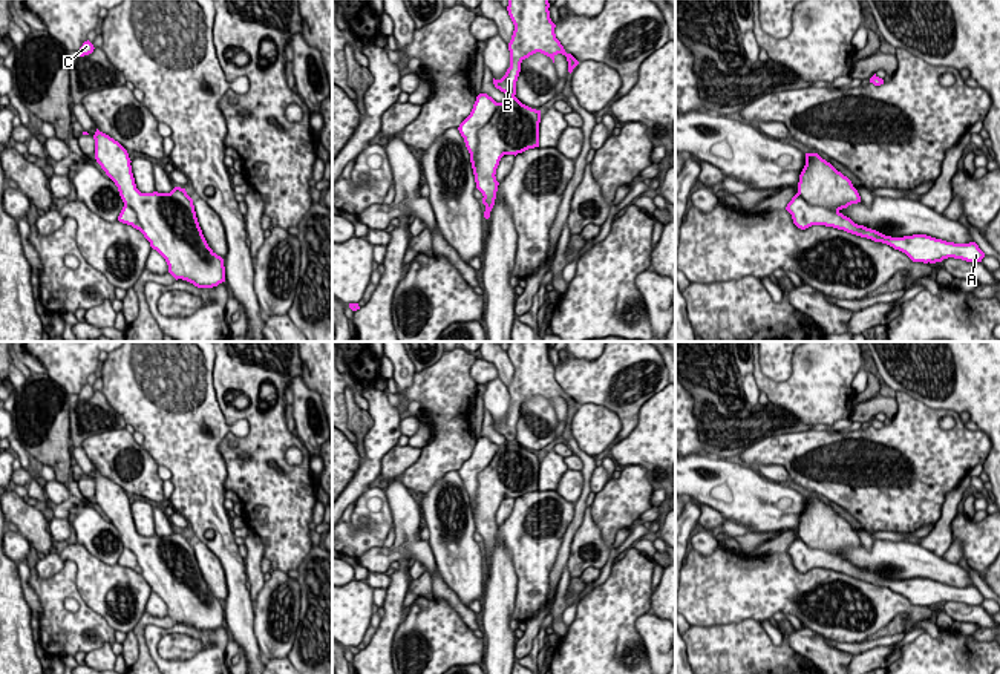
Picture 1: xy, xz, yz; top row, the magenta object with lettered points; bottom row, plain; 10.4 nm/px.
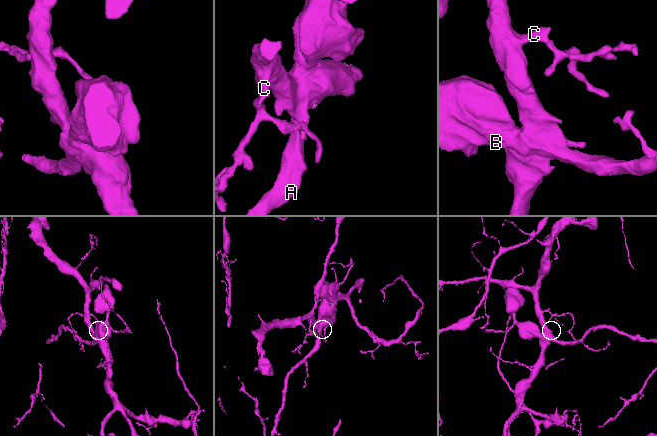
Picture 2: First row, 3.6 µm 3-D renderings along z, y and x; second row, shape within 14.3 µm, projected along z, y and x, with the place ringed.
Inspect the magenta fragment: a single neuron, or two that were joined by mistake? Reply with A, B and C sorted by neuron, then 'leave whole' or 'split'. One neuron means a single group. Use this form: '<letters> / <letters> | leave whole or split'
A B / C | split

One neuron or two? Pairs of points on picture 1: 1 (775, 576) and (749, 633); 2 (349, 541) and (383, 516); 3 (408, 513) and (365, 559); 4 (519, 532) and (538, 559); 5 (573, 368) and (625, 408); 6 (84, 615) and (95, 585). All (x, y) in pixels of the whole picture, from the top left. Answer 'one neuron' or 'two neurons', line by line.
1: two neurons
2: one neuron
3: one neuron
4: one neuron
5: one neuron
6: two neurons

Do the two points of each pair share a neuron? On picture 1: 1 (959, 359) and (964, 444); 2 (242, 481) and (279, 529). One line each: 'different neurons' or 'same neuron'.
1: different neurons
2: same neuron

